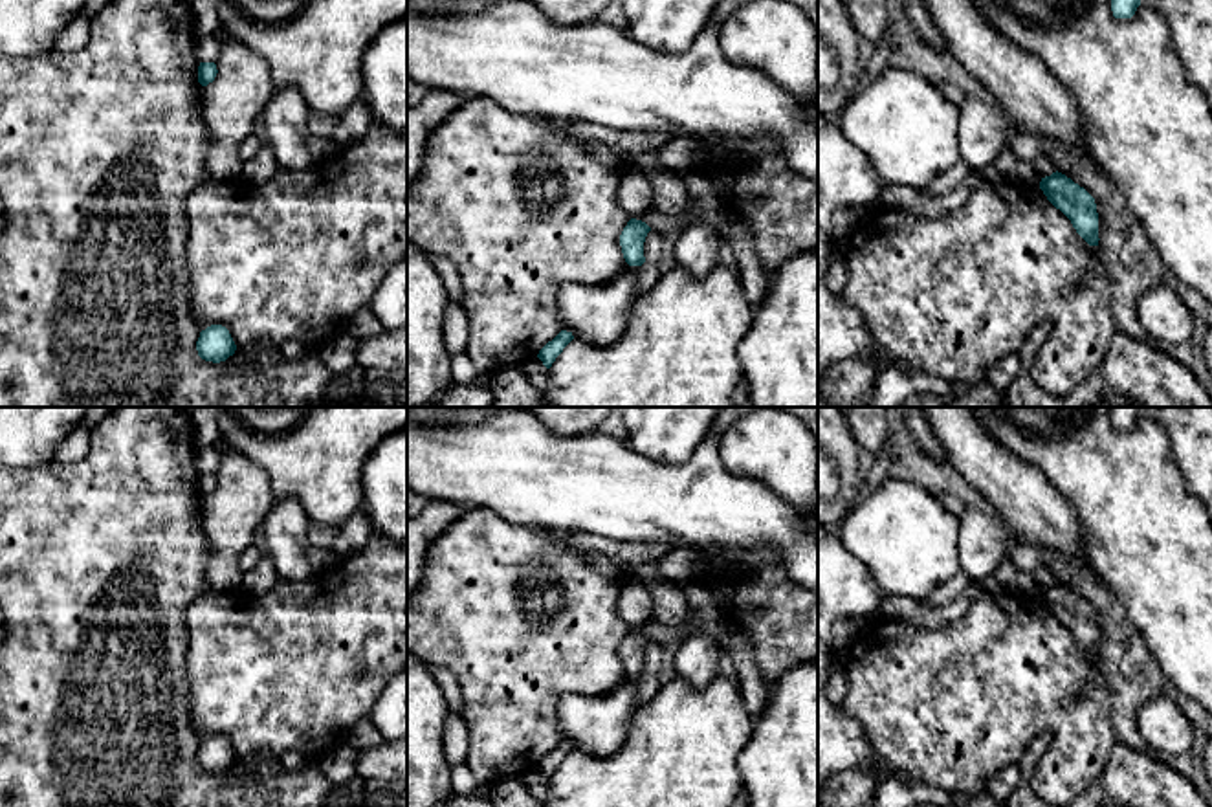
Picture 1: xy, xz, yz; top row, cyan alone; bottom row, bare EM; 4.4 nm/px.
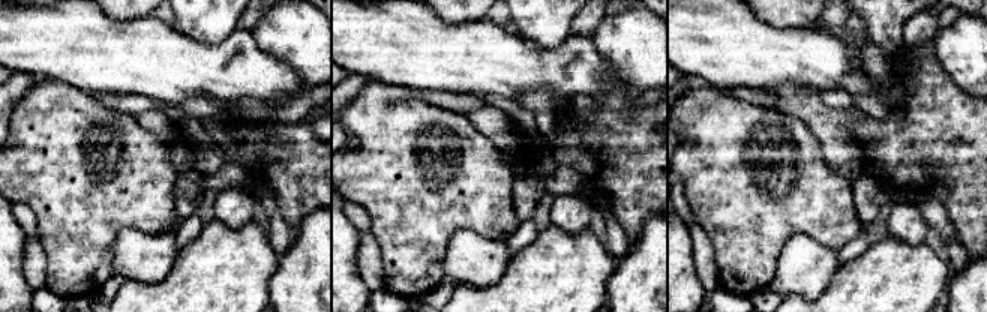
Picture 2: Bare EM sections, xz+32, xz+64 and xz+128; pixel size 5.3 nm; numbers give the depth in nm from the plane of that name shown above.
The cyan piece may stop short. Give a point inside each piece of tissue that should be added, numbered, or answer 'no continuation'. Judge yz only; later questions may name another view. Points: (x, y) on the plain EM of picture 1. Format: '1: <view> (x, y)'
no continuation

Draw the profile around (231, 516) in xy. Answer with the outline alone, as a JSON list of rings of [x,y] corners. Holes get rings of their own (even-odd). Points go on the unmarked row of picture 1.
[[[227,444],[215,446],[220,449],[218,484],[202,497],[202,528],[213,548],[207,581],[213,591],[238,592],[244,576],[238,559],[255,541],[277,495],[260,466]]]

